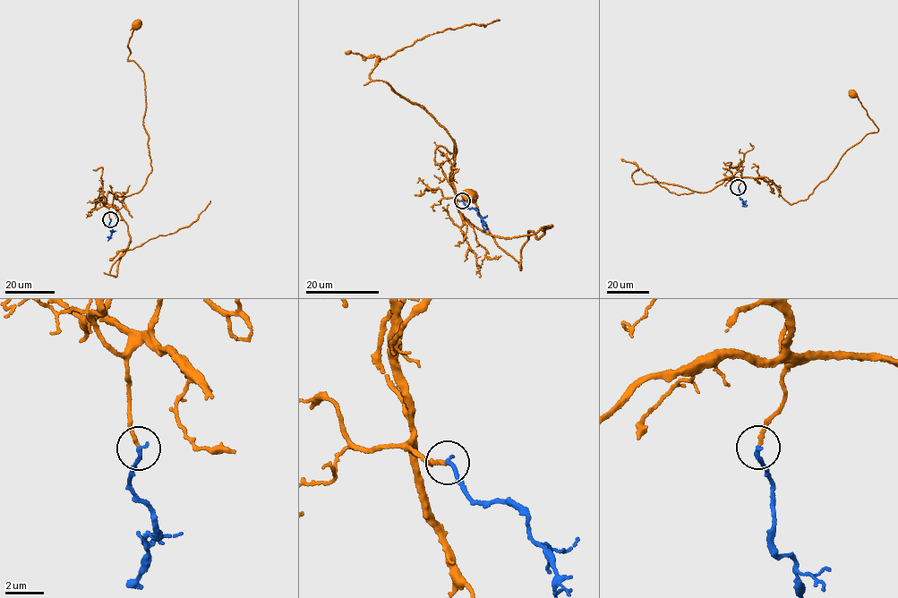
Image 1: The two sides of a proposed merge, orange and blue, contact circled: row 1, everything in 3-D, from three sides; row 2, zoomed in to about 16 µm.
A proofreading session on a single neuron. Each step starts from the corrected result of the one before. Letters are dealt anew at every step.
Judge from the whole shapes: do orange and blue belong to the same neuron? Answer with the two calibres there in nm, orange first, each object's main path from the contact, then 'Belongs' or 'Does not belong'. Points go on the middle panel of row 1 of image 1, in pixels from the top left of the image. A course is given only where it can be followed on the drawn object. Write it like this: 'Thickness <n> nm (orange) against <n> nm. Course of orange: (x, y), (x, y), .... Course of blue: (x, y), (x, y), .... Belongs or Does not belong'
Thickness 190 nm (orange) against 240 nm. Course of orange: (461, 200), (458, 212), (489, 234), (552, 226), (539, 238), (529, 230), (521, 269), (469, 196). Course of blue: (462, 200), (467, 209), (476, 210), (483, 219), (484, 229), (486, 227). Belongs

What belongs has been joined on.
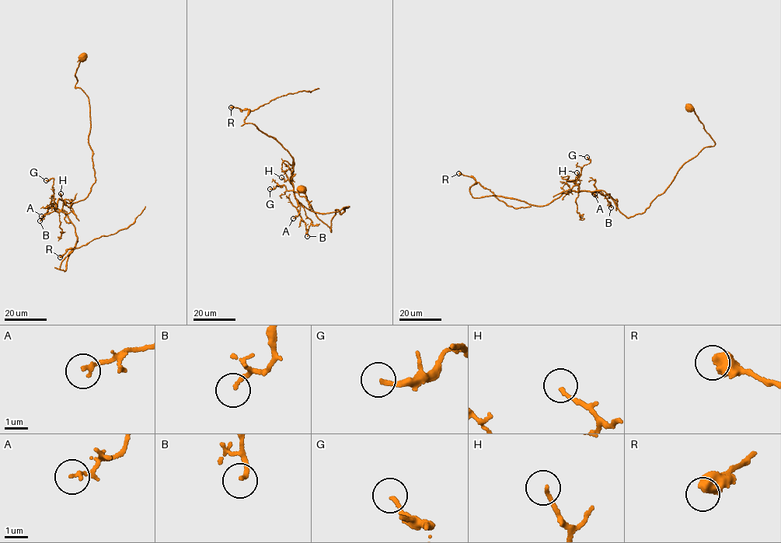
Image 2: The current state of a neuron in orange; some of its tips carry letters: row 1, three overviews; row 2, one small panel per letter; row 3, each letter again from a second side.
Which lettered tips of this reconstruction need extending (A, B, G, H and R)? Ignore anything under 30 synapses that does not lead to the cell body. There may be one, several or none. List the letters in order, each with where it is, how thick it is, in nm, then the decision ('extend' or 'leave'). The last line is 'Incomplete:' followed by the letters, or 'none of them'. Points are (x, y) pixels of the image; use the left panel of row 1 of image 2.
A: (41, 216) | 110 nm | leave
B: (40, 221) | 160 nm | leave
G: (46, 180) | 180 nm | leave
H: (61, 193) | 140 nm | leave
R: (60, 257) | 600 nm | leave
Incomplete: none of them

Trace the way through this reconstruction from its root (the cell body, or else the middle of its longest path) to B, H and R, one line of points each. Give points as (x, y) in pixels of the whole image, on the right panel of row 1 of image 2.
B: (689, 107), (715, 145), (683, 165), (641, 214), (627, 217), (604, 191), (591, 192), (605, 196), (611, 207)
H: (689, 107), (715, 145), (683, 165), (644, 212), (627, 217), (604, 191), (580, 191), (577, 172)
R: (689, 107), (715, 145), (629, 217), (602, 190), (535, 206), (473, 197), (478, 182), (458, 173)

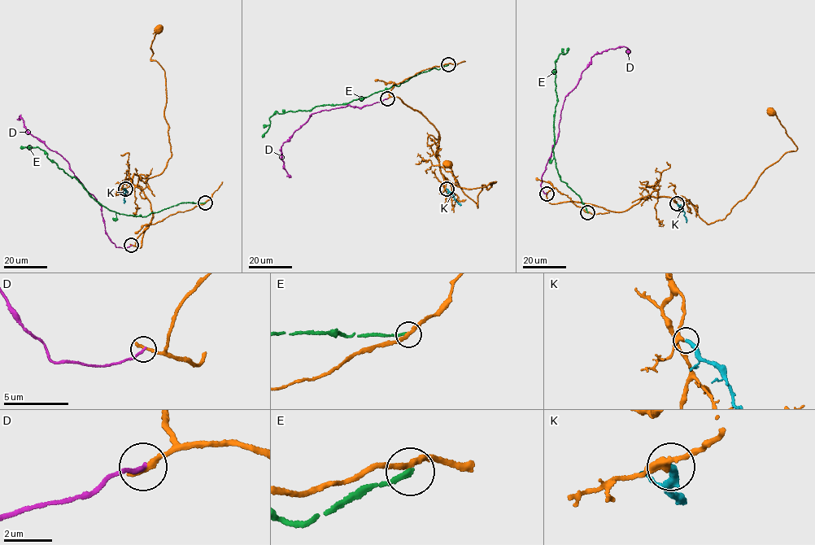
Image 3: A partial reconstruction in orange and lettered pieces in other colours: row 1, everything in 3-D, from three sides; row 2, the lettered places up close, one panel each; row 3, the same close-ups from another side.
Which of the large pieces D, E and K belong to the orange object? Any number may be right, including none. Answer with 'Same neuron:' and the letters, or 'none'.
Same neuron: K

